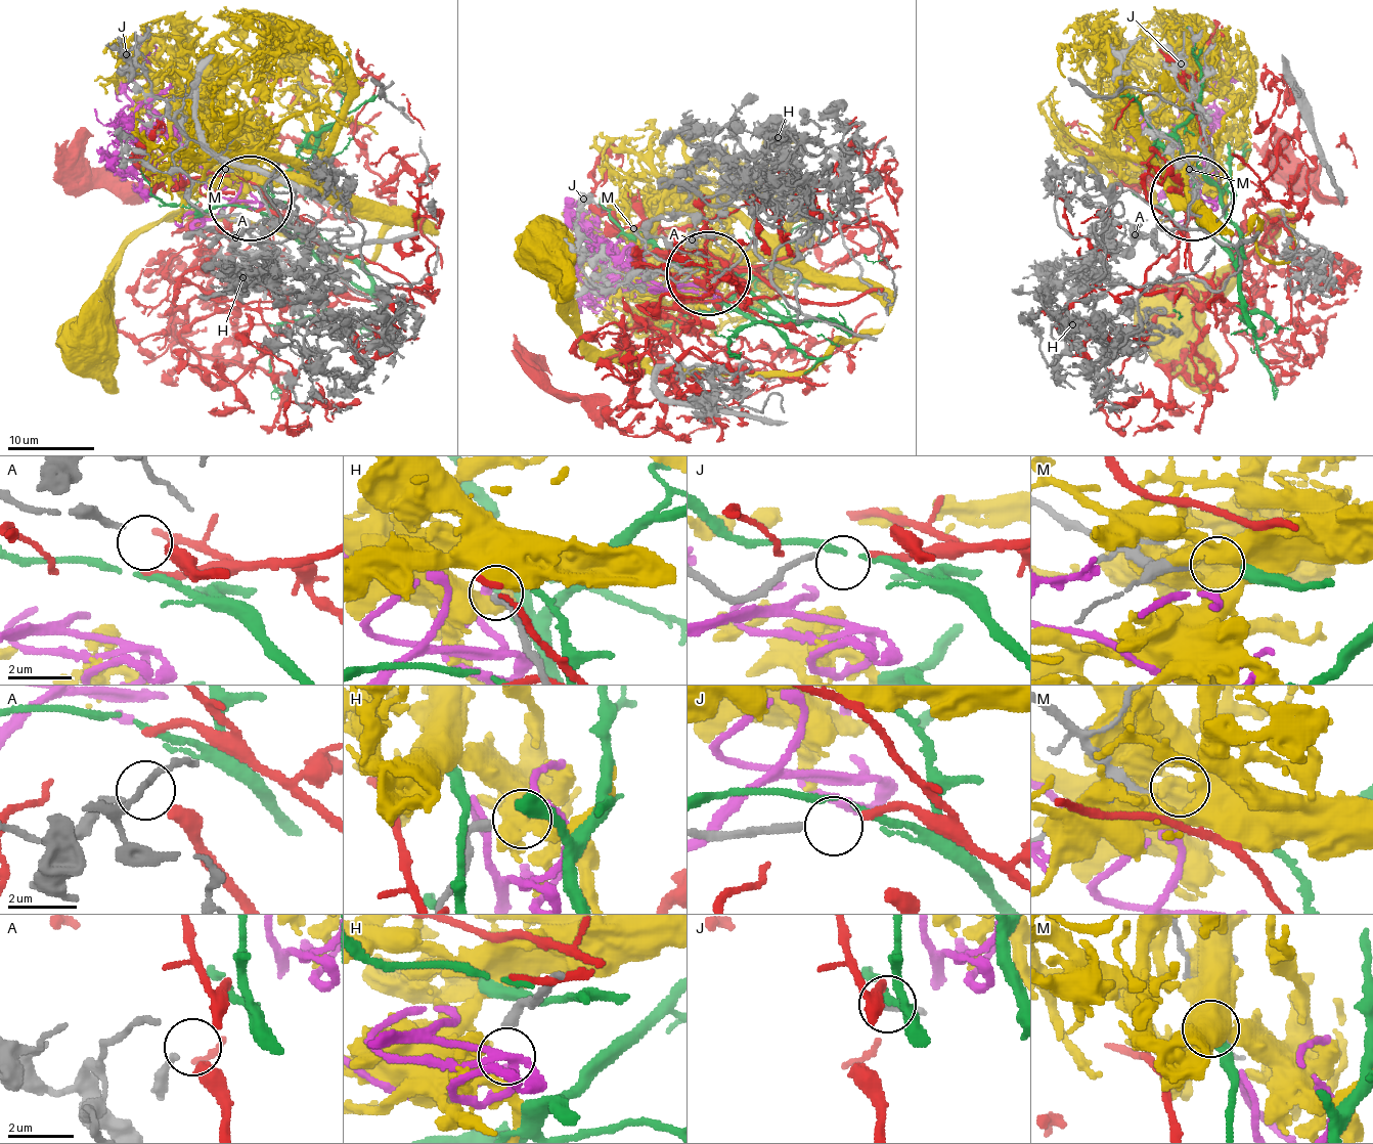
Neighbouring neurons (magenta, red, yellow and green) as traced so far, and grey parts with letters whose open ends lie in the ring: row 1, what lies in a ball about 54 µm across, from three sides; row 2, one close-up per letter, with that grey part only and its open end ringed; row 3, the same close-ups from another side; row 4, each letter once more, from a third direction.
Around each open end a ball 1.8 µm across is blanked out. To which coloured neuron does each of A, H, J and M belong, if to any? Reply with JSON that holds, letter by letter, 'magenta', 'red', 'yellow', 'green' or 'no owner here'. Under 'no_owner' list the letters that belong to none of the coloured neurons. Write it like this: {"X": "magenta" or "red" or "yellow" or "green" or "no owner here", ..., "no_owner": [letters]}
{"A": "no owner here", "H": "magenta", "J": "red", "M": "green", "no_owner": ["A"]}

